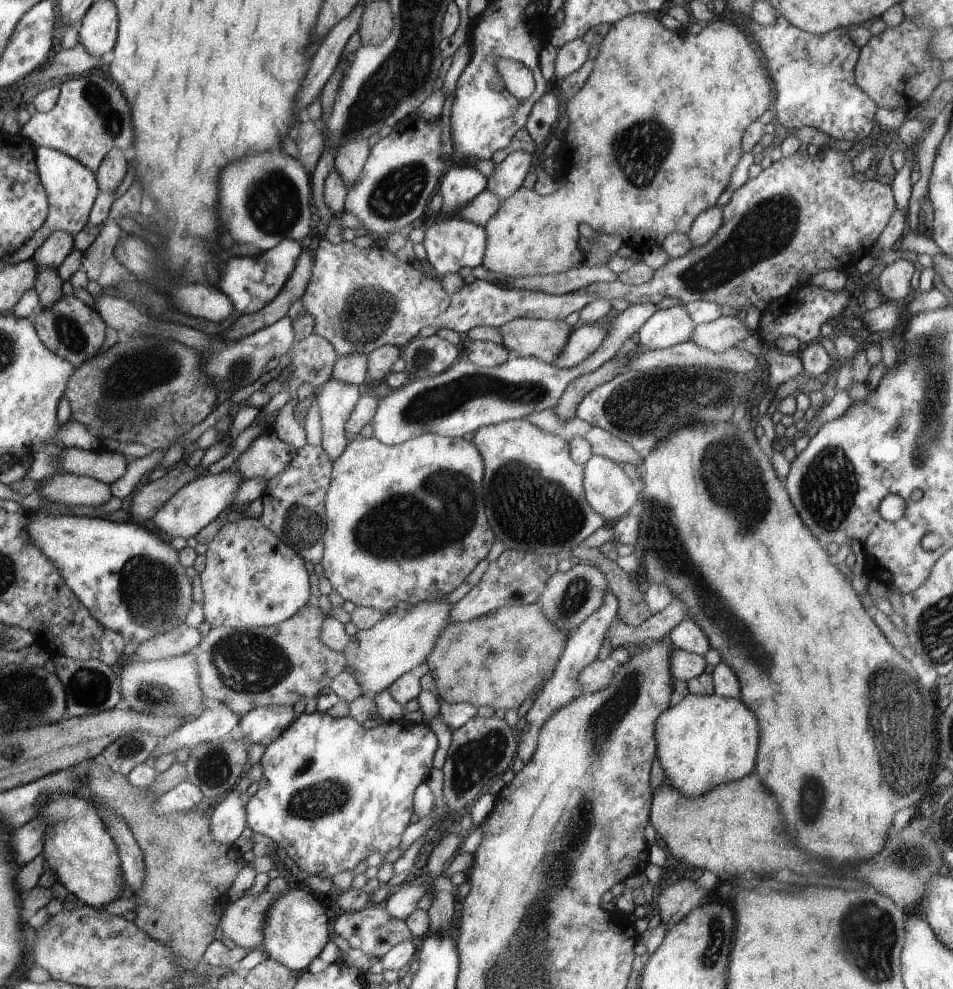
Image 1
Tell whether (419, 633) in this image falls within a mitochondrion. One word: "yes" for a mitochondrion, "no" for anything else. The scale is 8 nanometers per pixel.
no

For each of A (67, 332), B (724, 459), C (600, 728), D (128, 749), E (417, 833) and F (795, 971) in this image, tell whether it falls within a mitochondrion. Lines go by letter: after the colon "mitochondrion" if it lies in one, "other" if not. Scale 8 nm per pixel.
A: mitochondrion
B: mitochondrion
C: mitochondrion
D: mitochondrion
E: other
F: other

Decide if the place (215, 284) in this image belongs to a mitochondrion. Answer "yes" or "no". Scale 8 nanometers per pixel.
no

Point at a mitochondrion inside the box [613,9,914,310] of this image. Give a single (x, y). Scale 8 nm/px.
(767, 229)

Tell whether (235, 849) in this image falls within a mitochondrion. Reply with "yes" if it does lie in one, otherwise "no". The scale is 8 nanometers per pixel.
no

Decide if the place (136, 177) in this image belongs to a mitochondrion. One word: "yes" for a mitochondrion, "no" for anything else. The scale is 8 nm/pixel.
no

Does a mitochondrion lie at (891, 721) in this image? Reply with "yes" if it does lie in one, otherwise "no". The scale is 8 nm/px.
yes

